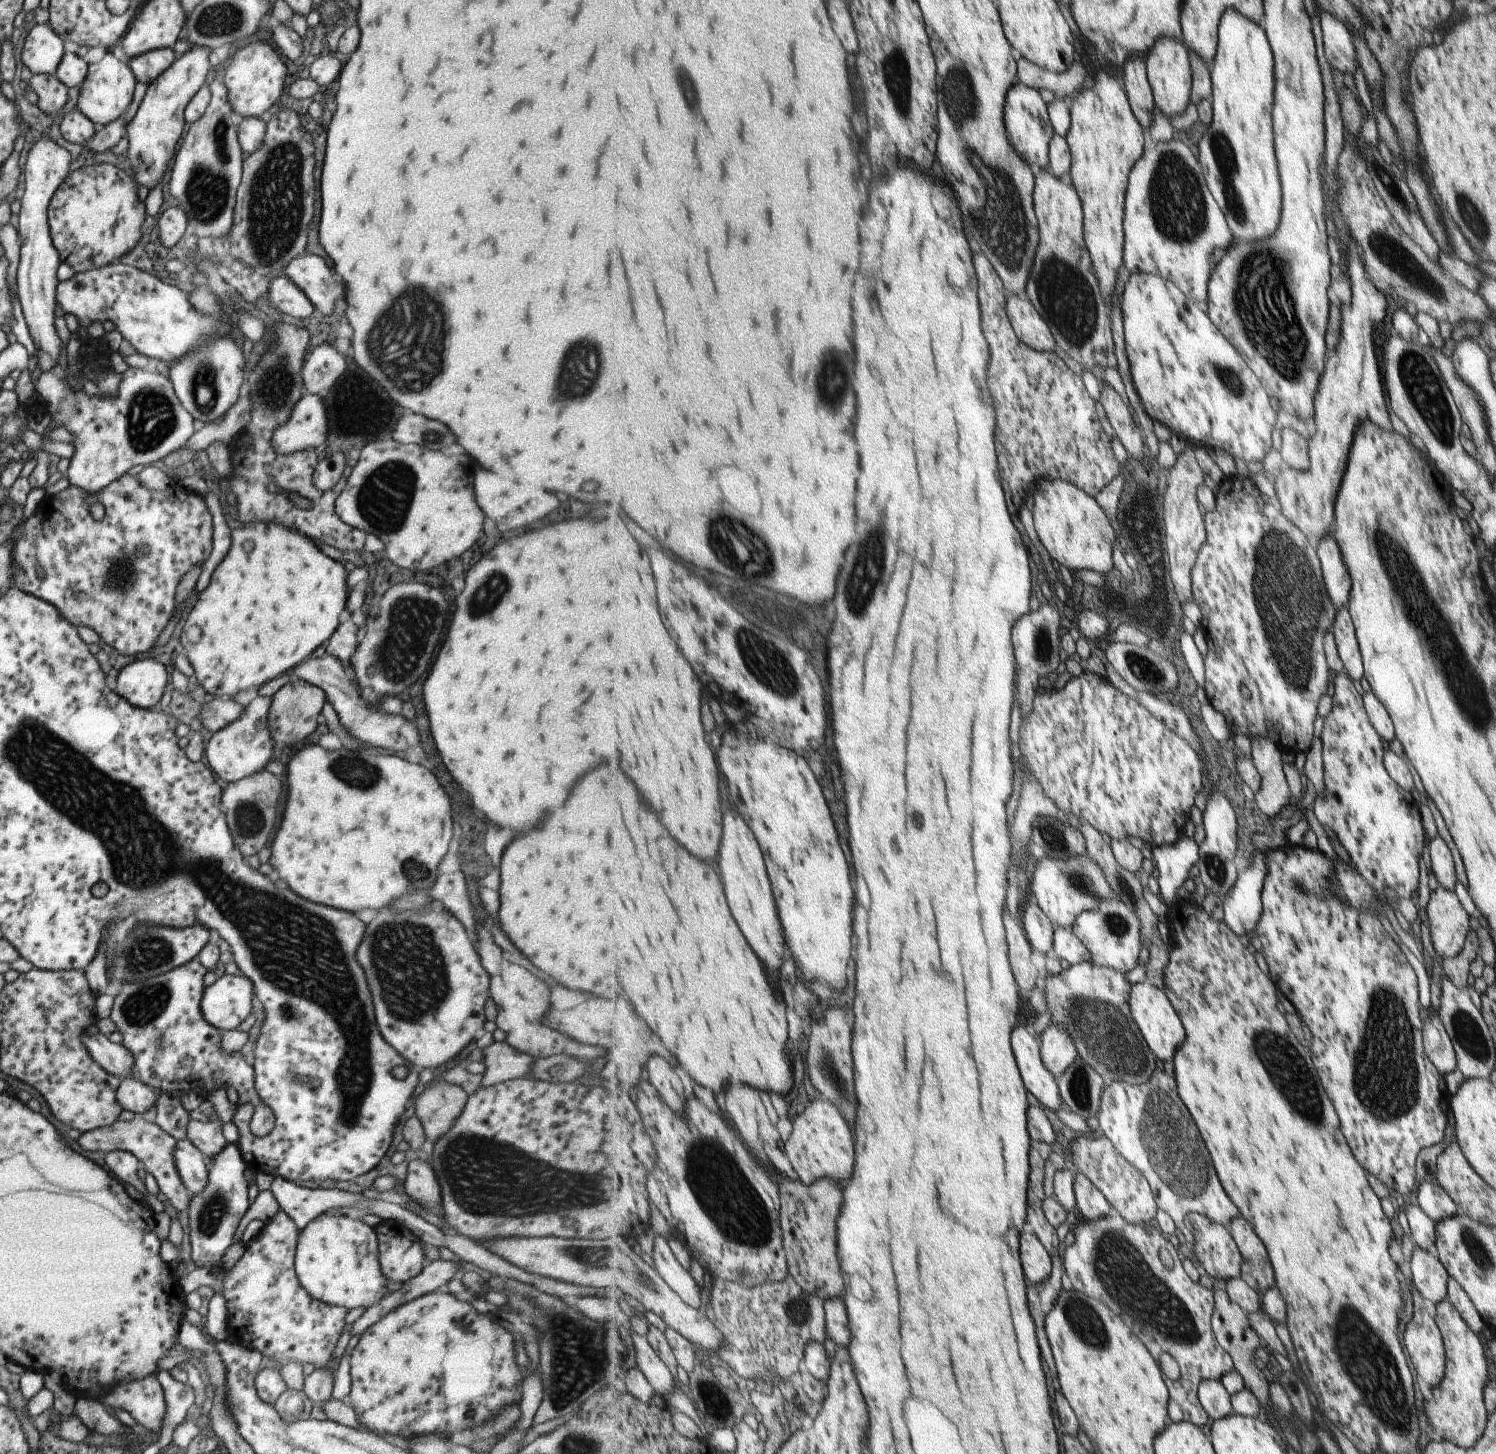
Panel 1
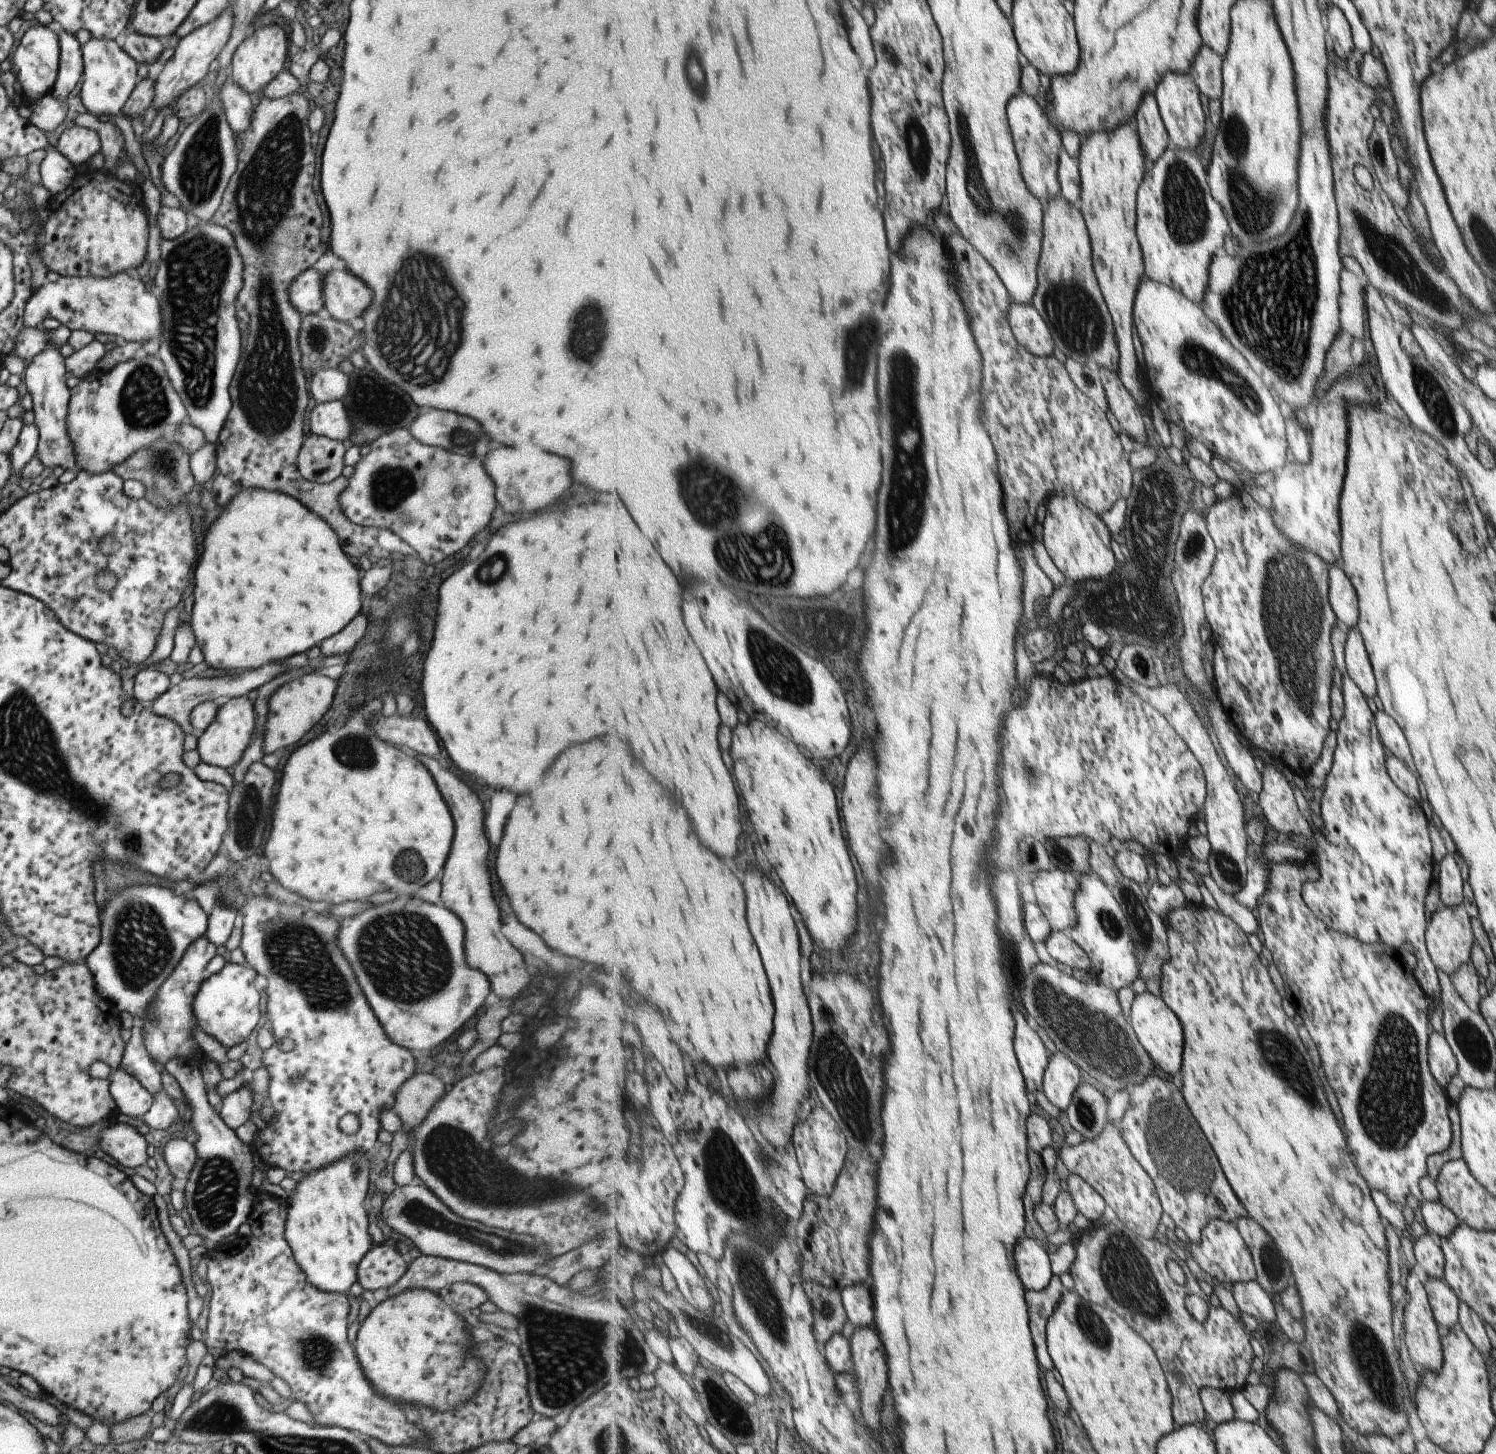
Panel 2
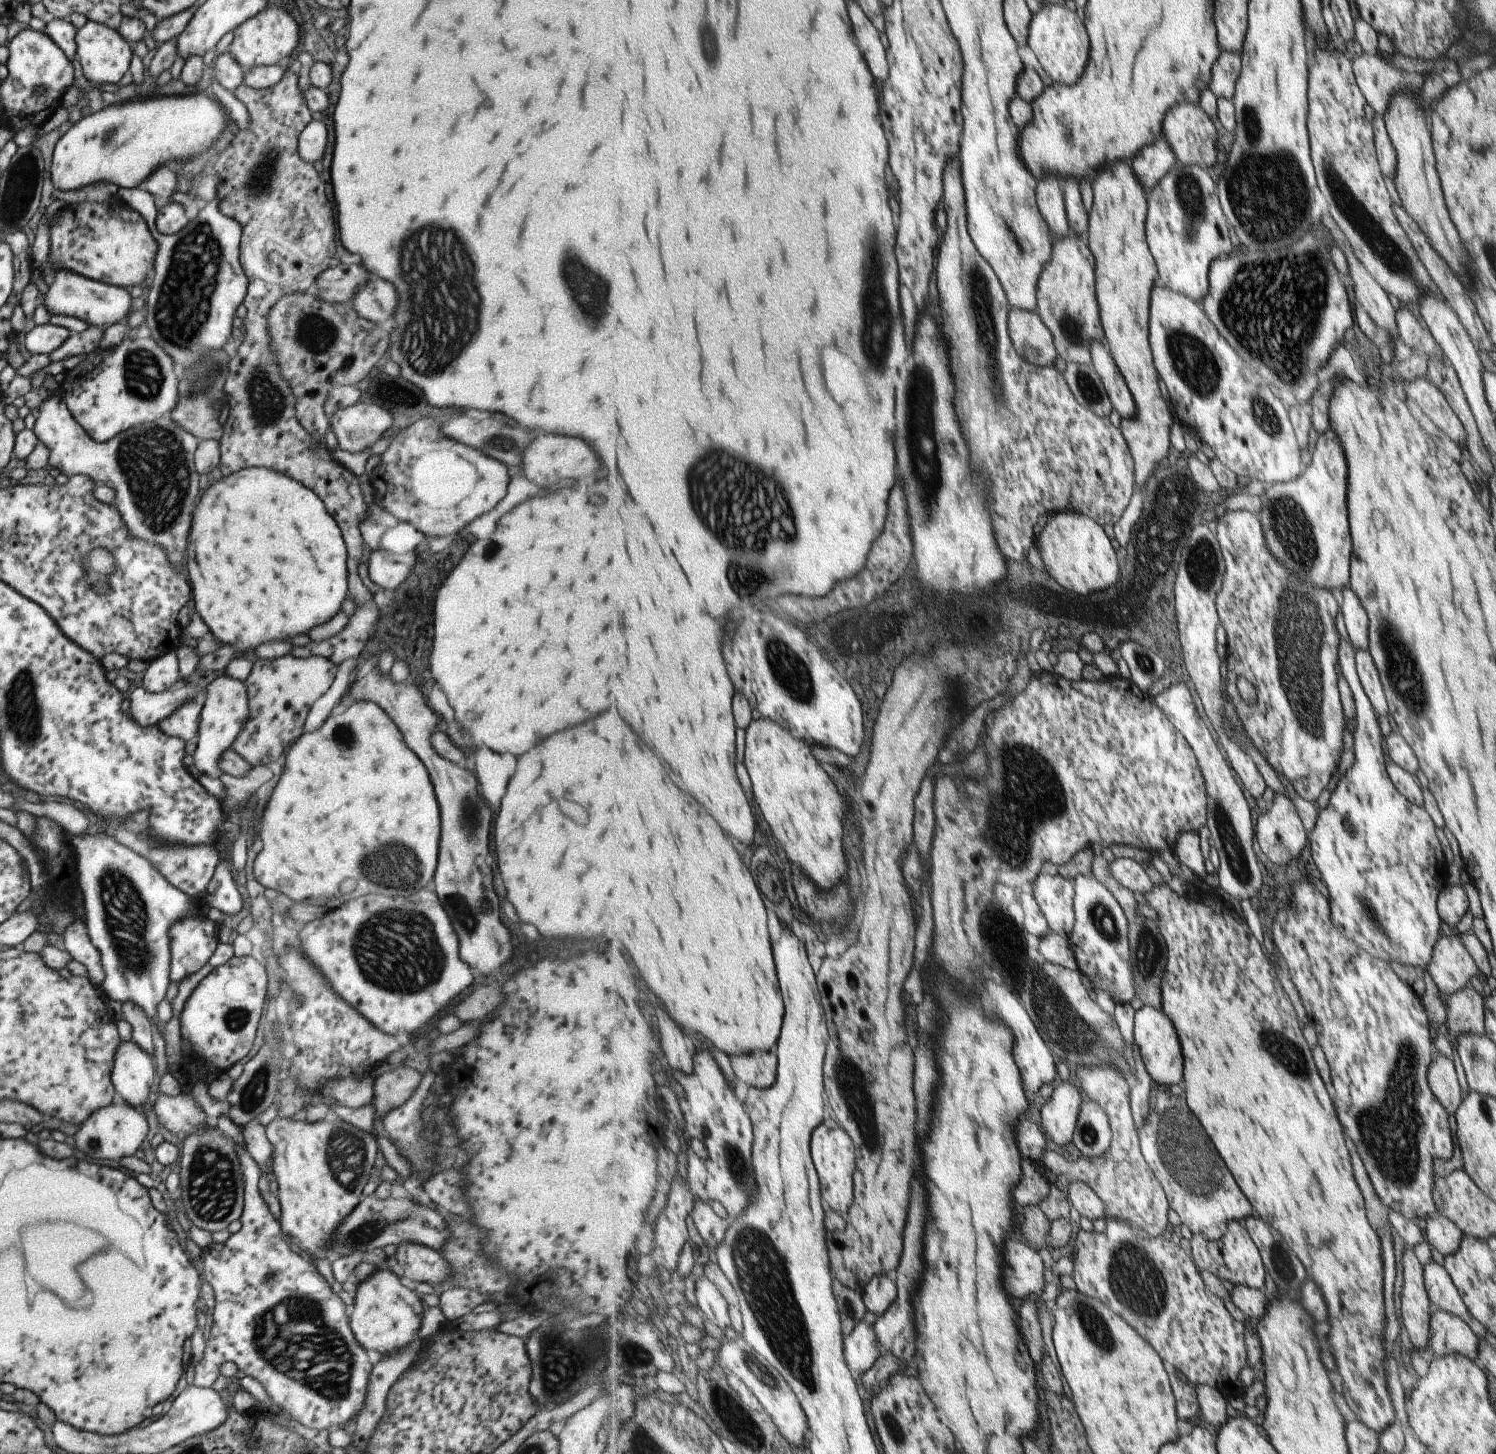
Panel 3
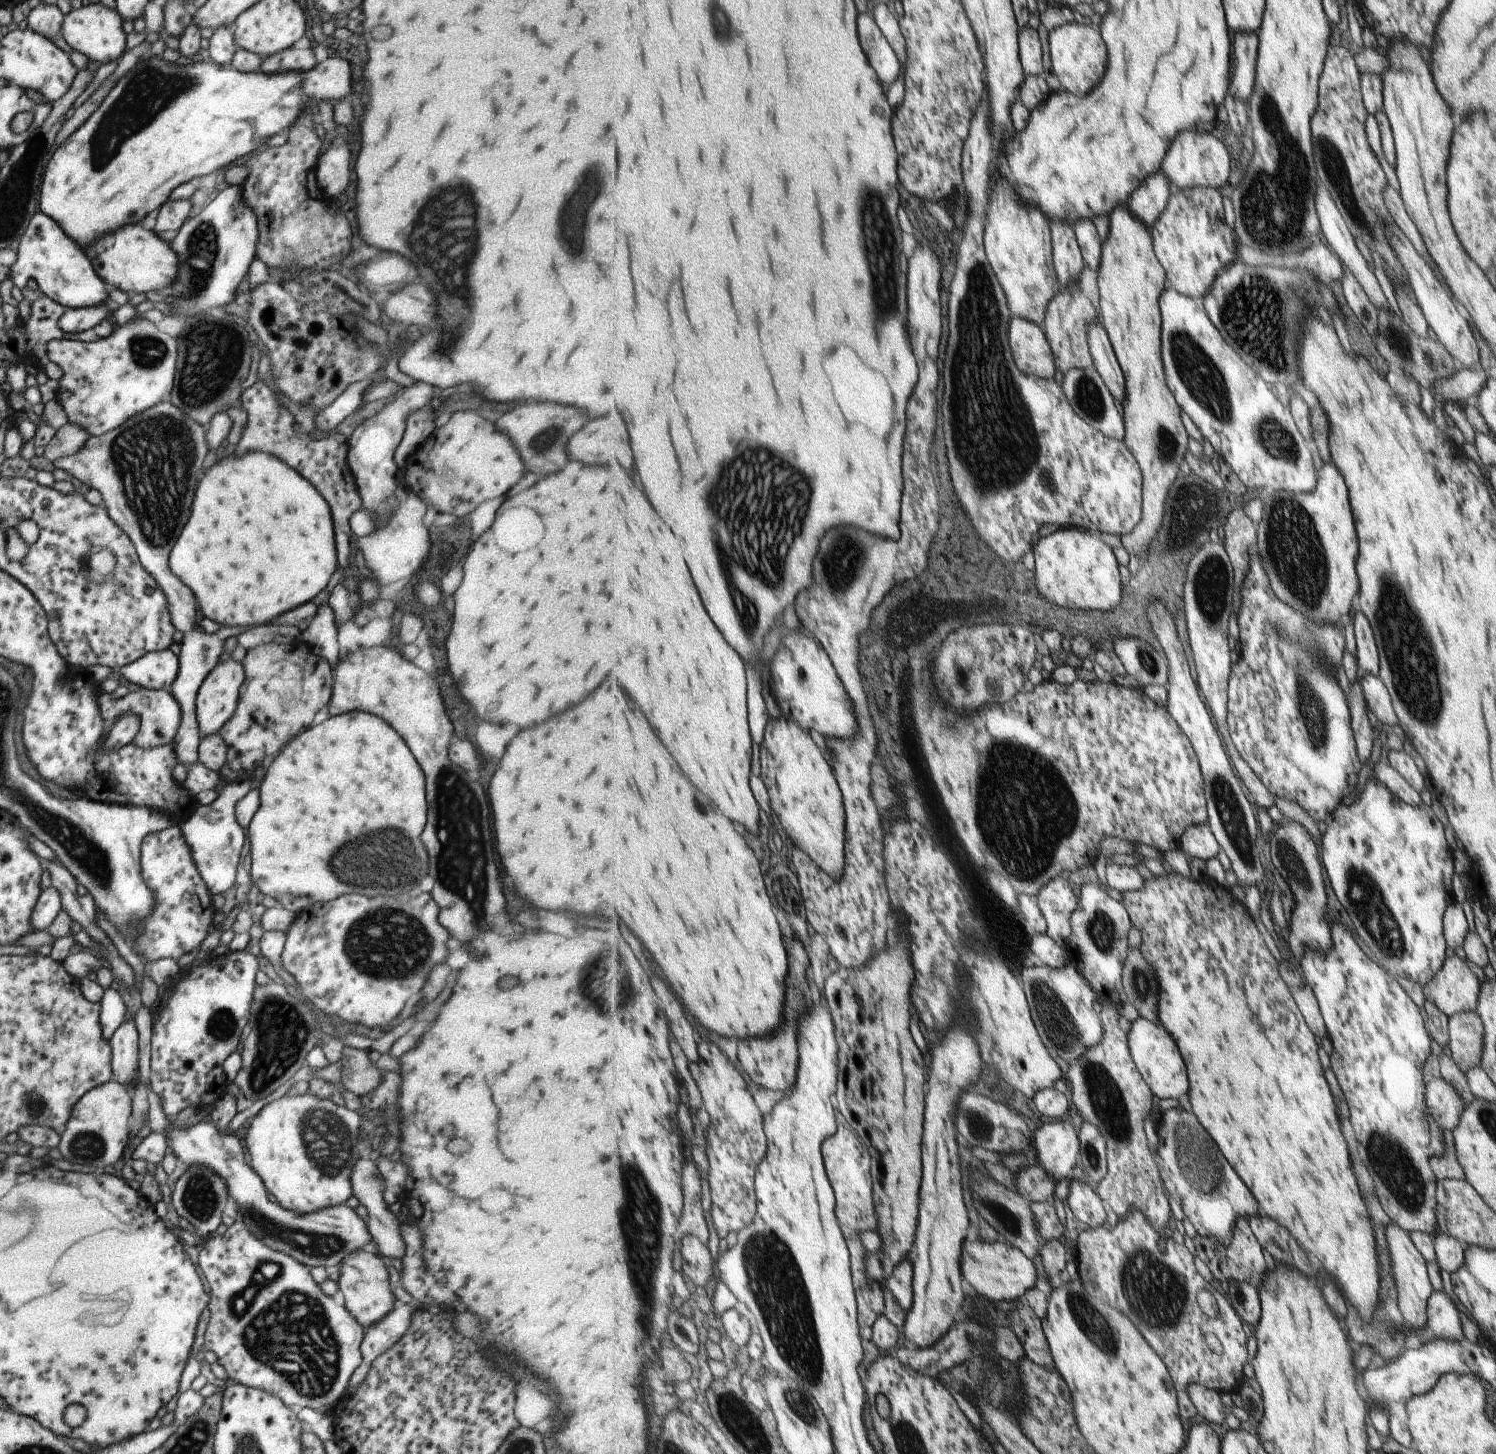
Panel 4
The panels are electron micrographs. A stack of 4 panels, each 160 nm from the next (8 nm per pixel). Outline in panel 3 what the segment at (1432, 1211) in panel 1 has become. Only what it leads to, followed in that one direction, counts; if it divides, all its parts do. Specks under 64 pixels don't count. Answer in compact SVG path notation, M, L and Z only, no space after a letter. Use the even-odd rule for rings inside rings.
M1439 1216L1435 1220L1426 1217L1423 1220L1426 1242L1443 1257L1453 1254L1459 1248L1463 1234L1447 1217Z

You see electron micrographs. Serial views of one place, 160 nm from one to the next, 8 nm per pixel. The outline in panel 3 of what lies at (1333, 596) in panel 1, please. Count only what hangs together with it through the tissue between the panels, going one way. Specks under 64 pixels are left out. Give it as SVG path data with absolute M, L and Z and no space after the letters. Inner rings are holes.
M1345 588L1339 592L1341 601L1341 614L1348 638L1356 651L1368 650L1368 630L1365 610L1361 608L1359 599L1350 588Z

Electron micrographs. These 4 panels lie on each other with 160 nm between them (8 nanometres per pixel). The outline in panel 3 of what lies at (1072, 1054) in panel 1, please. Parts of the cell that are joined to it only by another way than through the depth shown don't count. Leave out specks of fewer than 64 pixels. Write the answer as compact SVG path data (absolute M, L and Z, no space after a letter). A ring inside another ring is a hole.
M1068 1081L1056 1082L1052 1099L1041 1109L1041 1124L1046 1136L1062 1148L1074 1149L1074 1134L1085 1101L1082 1091Z

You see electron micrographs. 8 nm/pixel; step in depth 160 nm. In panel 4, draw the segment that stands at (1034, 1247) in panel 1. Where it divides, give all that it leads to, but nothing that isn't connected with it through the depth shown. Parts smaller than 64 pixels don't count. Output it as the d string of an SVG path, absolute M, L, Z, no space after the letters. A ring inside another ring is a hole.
M977 1237L977 1240L967 1240L965 1246L965 1266L961 1266L967 1282L983 1296L989 1300L1007 1300L1007 1302L1017 1302L1025 1297L1028 1290L1031 1290L1039 1274L1035 1270L1035 1264L1022 1250L1009 1244L1006 1240L1002 1242L985 1242Z

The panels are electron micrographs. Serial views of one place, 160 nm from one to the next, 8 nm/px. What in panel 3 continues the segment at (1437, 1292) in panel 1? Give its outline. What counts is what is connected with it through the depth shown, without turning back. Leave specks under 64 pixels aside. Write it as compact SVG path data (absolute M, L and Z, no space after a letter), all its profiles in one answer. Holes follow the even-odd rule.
M1433 1310L1427 1348L1411 1350L1428 1364L1433 1357L1445 1355L1461 1355L1476 1364L1479 1348L1478 1338L1461 1319L1443 1311Z

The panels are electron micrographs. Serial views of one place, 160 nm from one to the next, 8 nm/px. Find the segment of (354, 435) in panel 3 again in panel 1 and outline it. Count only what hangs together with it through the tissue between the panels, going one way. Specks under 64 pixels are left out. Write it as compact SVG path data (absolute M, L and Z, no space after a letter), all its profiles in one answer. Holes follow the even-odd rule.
M303 394L290 417L272 432L272 448L287 454L325 445L326 420L325 406L319 395Z

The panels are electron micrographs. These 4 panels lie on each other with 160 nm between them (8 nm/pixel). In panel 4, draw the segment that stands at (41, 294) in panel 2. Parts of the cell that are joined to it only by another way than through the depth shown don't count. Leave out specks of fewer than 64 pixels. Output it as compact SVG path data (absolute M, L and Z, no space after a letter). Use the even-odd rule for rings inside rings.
M41 211L32 214L14 251L16 258L7 267L10 272L8 278L19 290L32 279L41 294L65 308L95 306L108 298L105 292L107 284L91 268L85 254L69 238L65 238L59 226Z

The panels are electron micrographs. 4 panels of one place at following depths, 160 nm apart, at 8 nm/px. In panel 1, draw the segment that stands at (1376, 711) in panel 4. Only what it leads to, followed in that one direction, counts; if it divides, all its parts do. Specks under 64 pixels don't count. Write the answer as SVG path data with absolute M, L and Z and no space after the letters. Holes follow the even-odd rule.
M1346 607L1338 609L1336 621L1333 622L1333 630L1330 632L1333 632L1336 650L1344 668L1343 671L1349 674L1349 678L1355 682L1361 680L1364 677L1362 658L1354 635L1354 626Z

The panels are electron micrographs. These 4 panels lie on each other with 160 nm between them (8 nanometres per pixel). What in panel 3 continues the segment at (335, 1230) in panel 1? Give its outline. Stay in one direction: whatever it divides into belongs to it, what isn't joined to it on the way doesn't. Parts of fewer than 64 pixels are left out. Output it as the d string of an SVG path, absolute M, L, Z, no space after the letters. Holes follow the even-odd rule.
M328 1114L316 1122L294 1120L292 1117L281 1118L277 1115L264 1126L264 1133L272 1146L270 1171L275 1176L278 1188L276 1197L280 1206L280 1229L299 1250L323 1258L332 1232L361 1200L361 1190L368 1181L369 1170L377 1154L376 1138L341 1121L336 1114Z

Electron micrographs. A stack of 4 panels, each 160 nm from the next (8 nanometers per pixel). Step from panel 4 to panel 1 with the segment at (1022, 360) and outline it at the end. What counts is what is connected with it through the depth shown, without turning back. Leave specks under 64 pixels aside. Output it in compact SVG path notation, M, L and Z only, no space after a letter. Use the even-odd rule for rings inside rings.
M1008 295L1008 315L1017 336L1031 348L1053 353L1057 346L1052 327L1026 295Z

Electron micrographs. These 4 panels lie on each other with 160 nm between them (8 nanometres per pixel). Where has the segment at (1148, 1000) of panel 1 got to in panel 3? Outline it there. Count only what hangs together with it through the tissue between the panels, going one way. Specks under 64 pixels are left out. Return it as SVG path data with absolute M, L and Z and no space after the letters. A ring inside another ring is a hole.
M1143 1006L1134 1016L1135 1044L1151 1080L1163 1086L1177 1086L1183 1080L1183 1050L1173 1022L1163 1010Z

